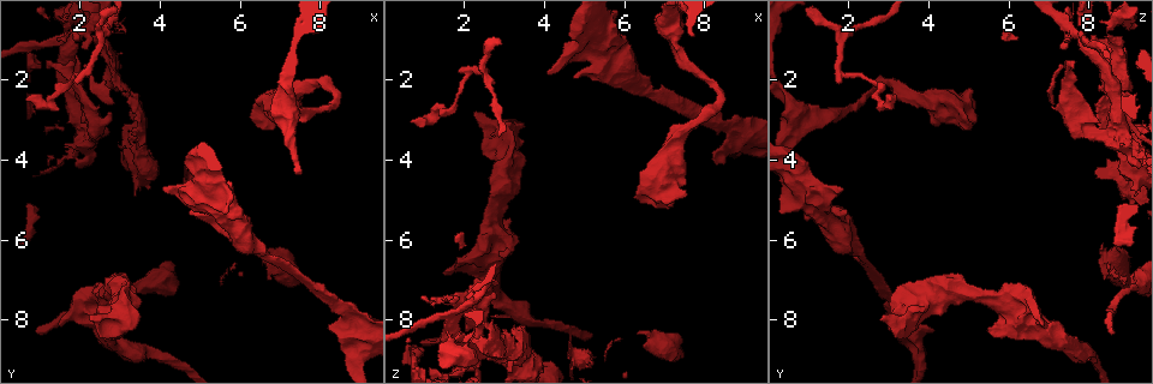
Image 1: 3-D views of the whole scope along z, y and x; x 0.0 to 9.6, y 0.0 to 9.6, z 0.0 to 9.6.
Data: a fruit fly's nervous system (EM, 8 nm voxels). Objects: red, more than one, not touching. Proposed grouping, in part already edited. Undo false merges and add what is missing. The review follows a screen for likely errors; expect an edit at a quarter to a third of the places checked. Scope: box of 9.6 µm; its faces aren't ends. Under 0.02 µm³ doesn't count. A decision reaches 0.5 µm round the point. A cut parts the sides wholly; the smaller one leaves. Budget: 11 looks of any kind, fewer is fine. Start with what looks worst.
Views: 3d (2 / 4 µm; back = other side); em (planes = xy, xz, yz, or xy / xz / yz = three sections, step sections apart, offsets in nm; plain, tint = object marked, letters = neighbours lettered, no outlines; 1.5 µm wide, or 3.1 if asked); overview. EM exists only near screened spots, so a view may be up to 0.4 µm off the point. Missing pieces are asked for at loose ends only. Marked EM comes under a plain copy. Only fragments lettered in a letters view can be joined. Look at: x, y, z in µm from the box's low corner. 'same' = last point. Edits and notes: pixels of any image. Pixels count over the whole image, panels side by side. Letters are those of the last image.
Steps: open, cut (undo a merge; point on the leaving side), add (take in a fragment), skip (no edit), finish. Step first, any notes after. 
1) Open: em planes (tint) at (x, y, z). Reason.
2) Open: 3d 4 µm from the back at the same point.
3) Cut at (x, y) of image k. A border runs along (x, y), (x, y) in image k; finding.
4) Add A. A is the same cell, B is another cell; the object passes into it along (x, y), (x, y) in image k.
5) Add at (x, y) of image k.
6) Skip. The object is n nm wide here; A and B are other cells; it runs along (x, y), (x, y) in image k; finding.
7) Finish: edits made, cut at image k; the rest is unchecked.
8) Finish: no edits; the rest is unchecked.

Open: em planes (letters) at (6.30, 3.05, 4.90). Branch stops here.

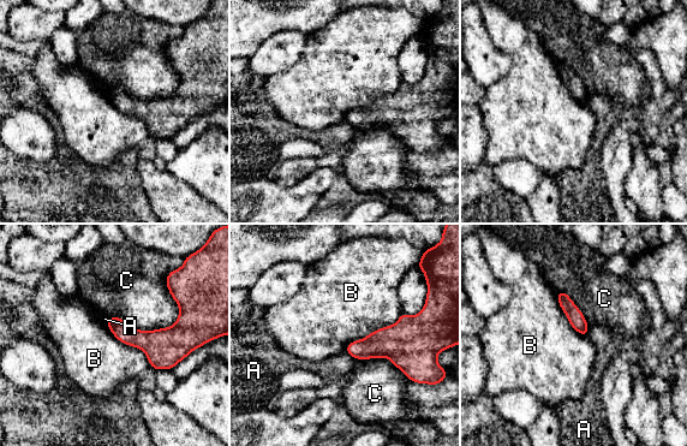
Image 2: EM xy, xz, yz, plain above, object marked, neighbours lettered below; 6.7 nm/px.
Skip. A, B and C are other cells; a border runs along (401, 311), (345, 351) in image 2; none of them fits.

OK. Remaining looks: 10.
Open: em planes (letters) at (1.20, 2.65, 2.95). Sharp bend.

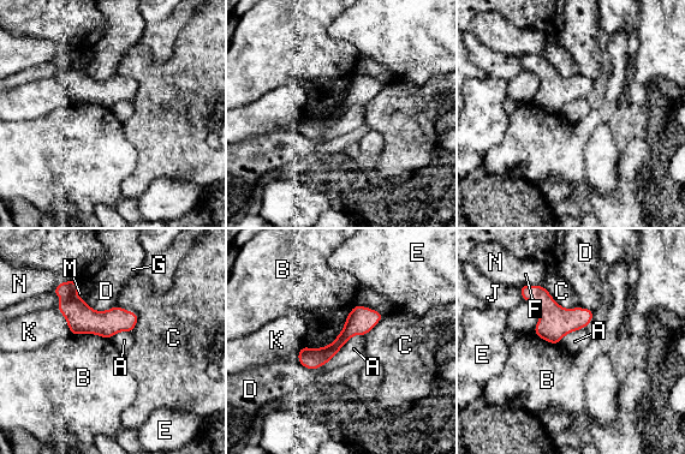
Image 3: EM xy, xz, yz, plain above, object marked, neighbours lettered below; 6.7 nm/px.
Skip. A, B, C, D, E, F, G, J, K, M and N are other cells; it runs along (379, 316), (302, 359) in image 3; one cell here.

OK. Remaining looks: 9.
Open: 3d 4 µm at (1.00, 8.35, 8.65).

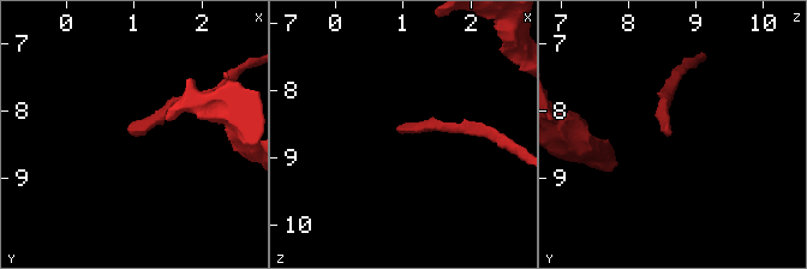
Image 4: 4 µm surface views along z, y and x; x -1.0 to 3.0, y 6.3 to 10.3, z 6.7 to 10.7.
Open: em yz step 8 (letters) at (0.95, 8.30, 8.60).

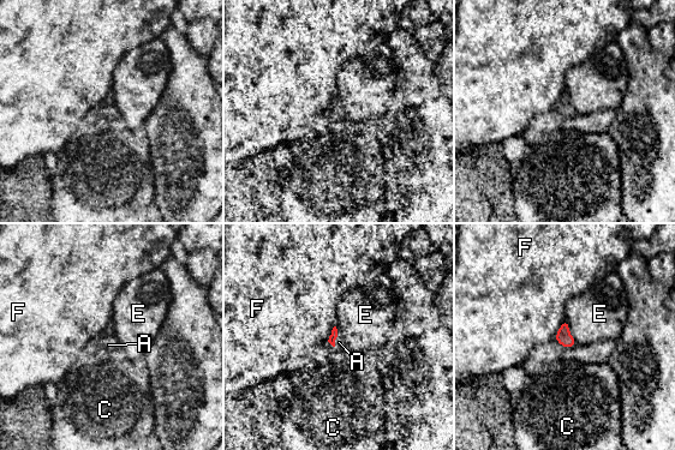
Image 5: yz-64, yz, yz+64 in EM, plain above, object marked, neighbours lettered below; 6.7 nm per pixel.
Open: em planes (letters) at the same point. Cut it another way.

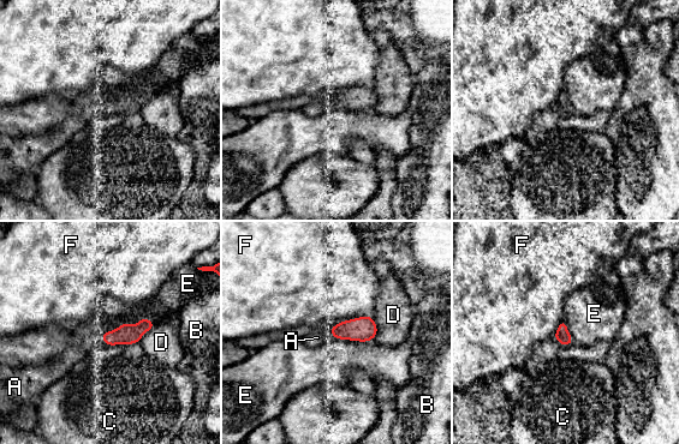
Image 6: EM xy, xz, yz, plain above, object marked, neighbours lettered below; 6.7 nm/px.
Add A. The object is 100 nm wide here; A is the same cell, B, C, D, E and F are other cells; the cell continues.

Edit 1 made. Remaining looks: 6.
Open: overview. Redraw.

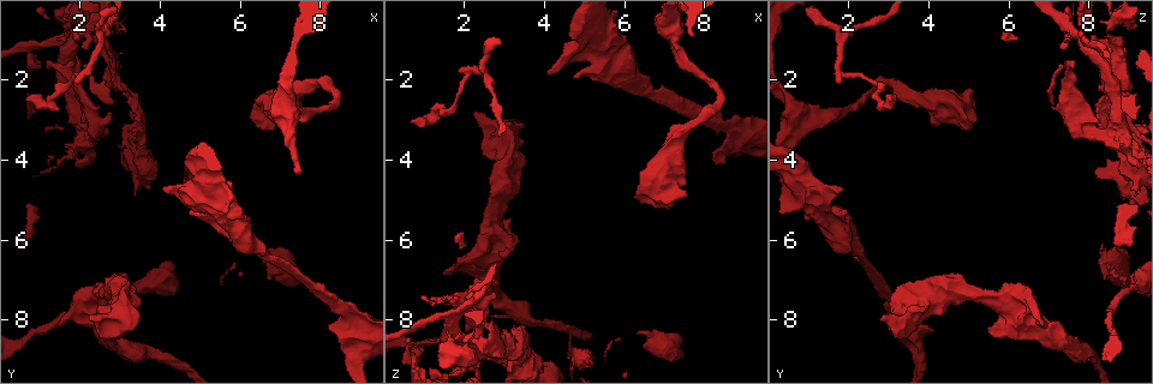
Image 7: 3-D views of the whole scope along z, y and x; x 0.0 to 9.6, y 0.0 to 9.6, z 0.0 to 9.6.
Open: 3d 4 µm at (2.45, 7.75, 3.65). Branch stops here.

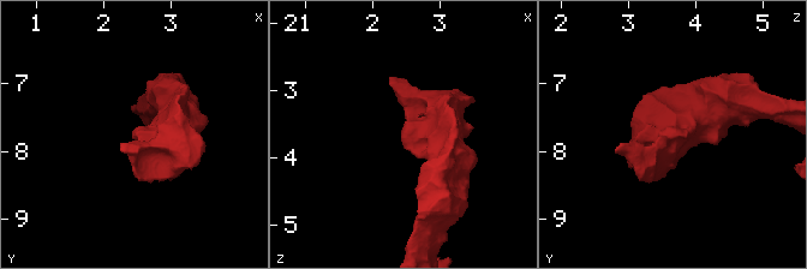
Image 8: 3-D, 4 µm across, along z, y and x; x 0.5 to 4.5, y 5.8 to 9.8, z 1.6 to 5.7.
Open: em xy step 8 (letters) at (2.40, 7.70, 3.60).

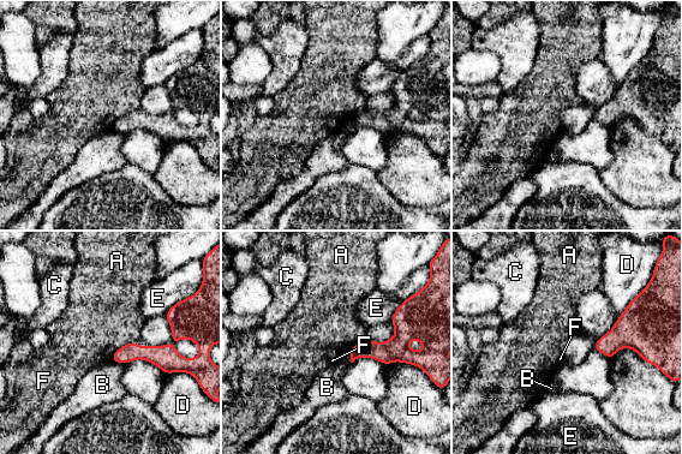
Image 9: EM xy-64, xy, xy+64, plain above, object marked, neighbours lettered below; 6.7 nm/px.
Open: em planes (letters) at the same point. Another direction.

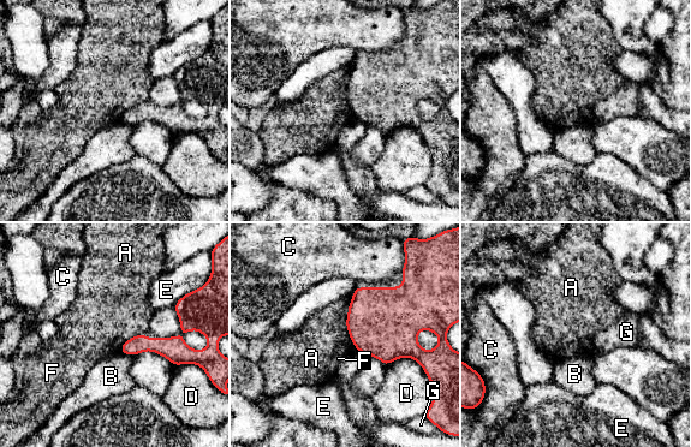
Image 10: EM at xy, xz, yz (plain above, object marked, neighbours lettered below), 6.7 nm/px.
Skip. The longest contact is with A, 360 nm; A, B, C, D, E, F and G are other cells; it runs along (179, 338), (124, 350) in image 10; none of them fits.

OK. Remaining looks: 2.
Finish: edits made, add at image 6; the rest is unchecked.

